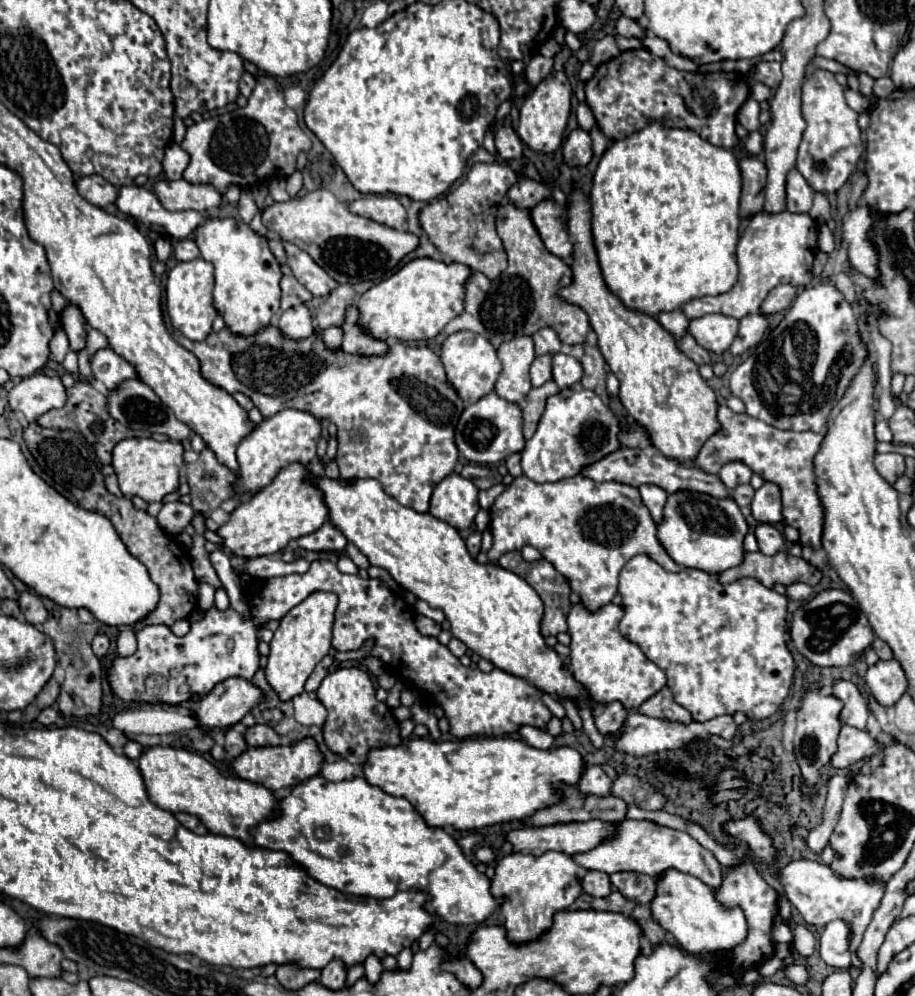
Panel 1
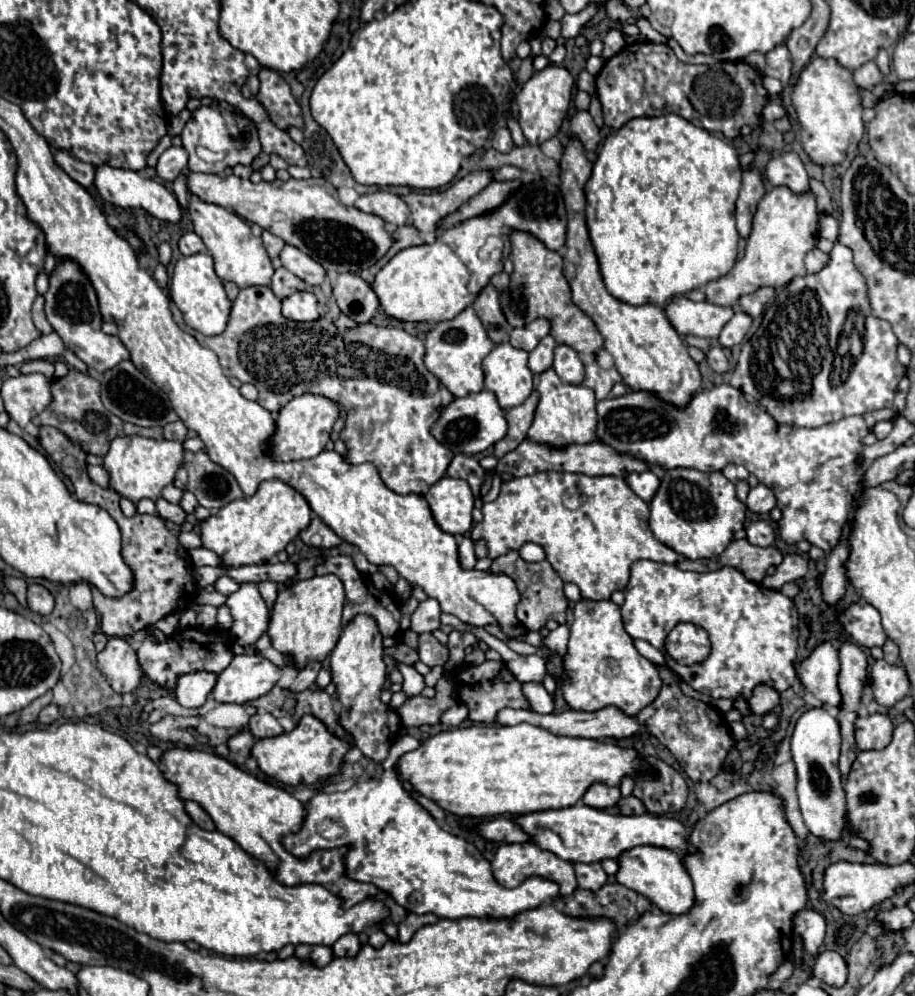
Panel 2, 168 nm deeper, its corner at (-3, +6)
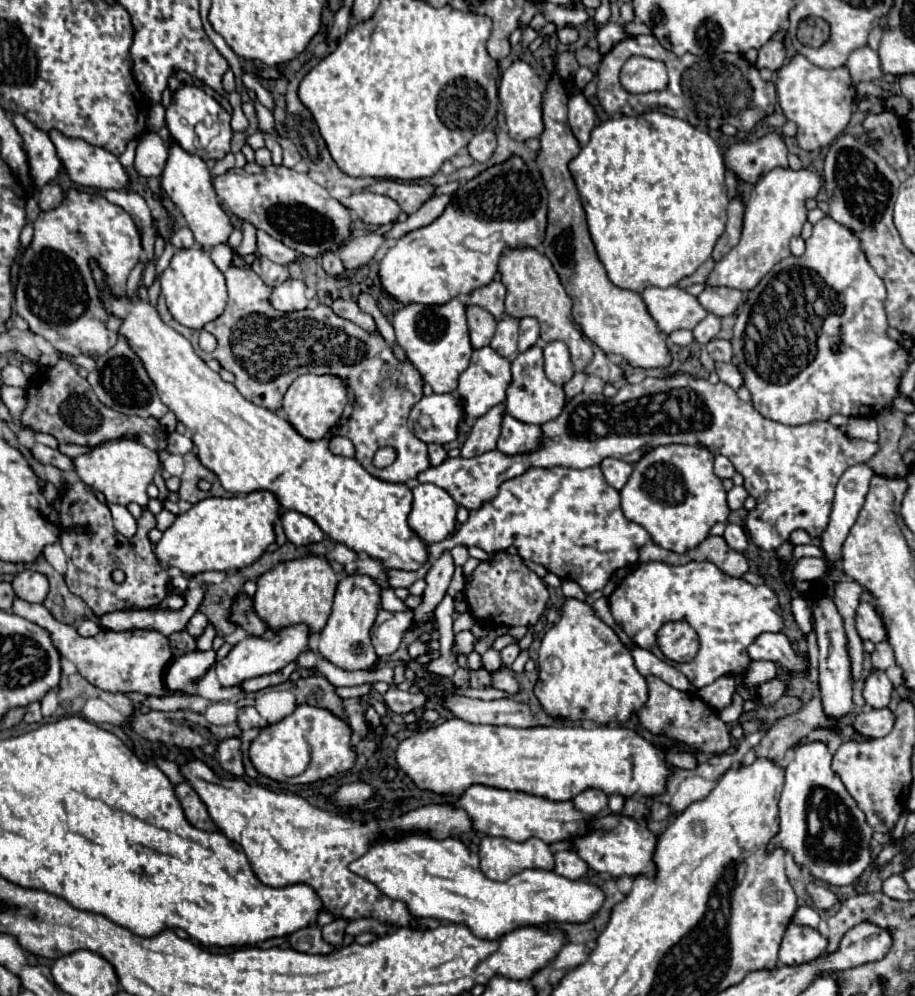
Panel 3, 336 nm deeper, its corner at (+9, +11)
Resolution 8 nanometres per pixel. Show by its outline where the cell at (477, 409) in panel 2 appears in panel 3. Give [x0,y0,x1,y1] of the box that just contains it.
[409,394,465,444]

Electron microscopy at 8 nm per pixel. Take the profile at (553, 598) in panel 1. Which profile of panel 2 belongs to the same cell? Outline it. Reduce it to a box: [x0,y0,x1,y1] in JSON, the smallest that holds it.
[491,551,569,631]

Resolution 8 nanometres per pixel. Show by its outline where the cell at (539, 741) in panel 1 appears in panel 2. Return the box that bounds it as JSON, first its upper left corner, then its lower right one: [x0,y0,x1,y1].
[497,707,639,739]

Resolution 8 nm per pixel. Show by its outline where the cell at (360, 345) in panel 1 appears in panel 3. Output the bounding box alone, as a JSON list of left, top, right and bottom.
[323,252,345,278]

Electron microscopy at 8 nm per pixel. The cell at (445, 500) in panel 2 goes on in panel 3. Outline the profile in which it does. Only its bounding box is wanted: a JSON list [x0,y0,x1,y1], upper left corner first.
[409,484,457,542]

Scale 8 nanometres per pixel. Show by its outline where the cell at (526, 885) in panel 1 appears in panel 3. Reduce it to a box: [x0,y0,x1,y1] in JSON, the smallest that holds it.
[479,836,555,880]

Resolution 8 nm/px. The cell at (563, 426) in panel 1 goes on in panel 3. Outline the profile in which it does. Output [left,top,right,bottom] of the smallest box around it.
[505,346,569,426]

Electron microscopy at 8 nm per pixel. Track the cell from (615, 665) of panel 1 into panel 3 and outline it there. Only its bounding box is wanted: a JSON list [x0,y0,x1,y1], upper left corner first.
[535,598,647,724]

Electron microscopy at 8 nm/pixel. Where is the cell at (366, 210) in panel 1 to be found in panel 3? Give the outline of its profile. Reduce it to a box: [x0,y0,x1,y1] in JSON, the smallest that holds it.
[341,192,399,226]

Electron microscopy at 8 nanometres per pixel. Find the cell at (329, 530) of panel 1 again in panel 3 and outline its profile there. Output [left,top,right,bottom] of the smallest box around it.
[281,512,323,546]

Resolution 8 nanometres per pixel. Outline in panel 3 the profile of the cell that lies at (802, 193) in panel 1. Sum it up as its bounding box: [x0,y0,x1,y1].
[727,132,787,184]

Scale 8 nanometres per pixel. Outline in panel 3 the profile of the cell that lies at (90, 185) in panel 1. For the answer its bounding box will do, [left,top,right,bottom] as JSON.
[13,114,63,192]

